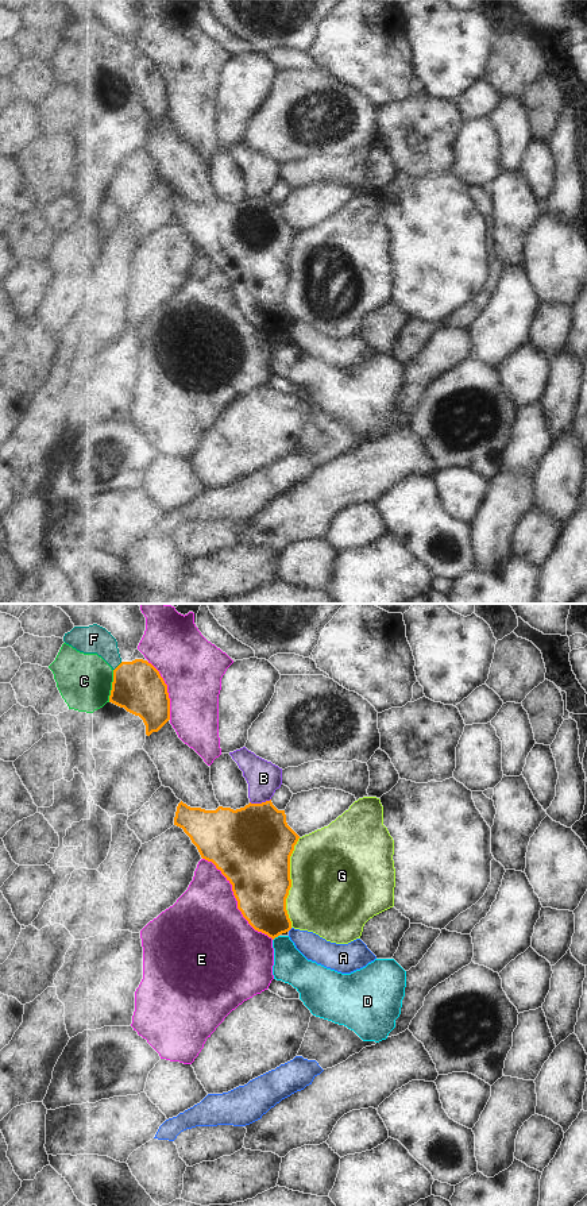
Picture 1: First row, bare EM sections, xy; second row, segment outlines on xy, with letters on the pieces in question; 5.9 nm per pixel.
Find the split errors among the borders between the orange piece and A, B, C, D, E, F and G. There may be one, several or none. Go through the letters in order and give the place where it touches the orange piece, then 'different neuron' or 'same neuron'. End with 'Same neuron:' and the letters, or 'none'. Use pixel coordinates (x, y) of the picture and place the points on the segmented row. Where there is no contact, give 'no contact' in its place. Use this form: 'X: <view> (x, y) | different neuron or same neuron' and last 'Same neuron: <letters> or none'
A: xy (289, 929) | different neuron
B: xy (259, 804) | different neuron
C: xy (112, 686) | different neuron
D: xy (275, 936) | different neuron
E: xy (236, 900) | different neuron
F: xy (118, 666) | different neuron
G: xy (290, 882) | different neuron
Same neuron: none

